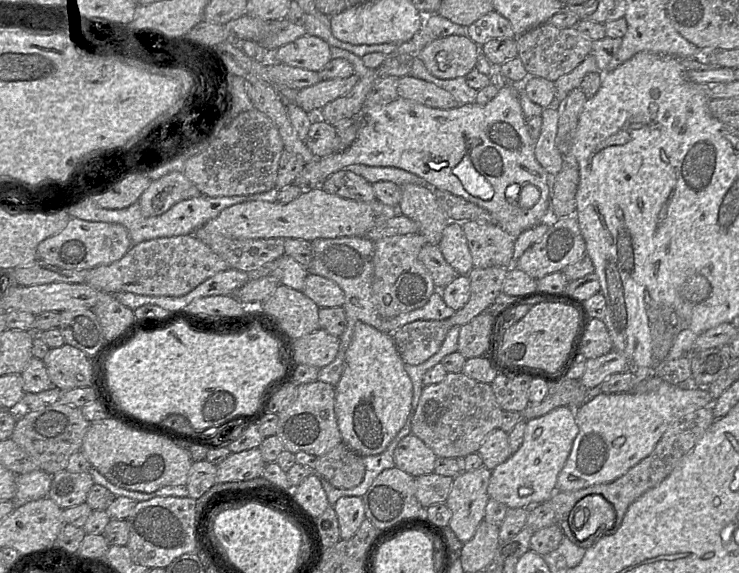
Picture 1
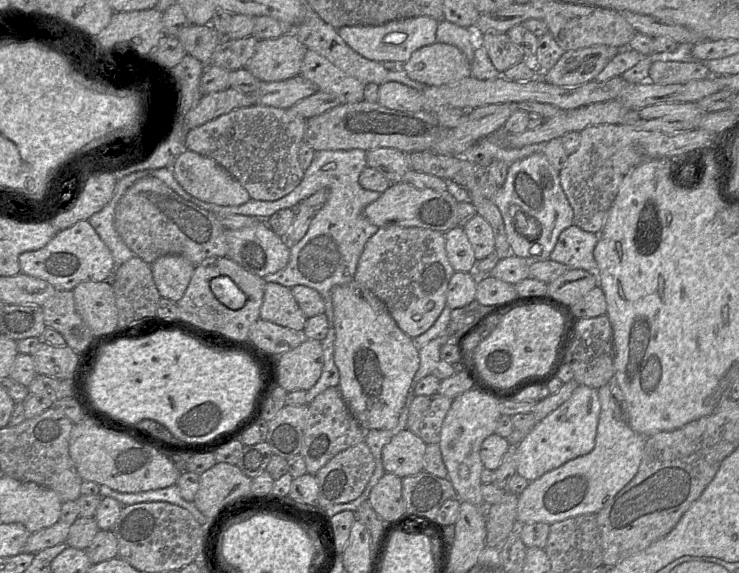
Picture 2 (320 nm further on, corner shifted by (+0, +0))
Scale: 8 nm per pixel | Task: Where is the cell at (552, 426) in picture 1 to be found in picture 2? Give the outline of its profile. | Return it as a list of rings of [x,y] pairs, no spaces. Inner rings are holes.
[[[579,385],[567,401],[537,422],[516,445],[517,474],[532,482],[566,462],[591,452],[595,446],[600,410],[598,390]]]

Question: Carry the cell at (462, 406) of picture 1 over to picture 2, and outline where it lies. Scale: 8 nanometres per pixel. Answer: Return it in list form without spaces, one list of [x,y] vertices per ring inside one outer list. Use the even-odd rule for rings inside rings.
[[[442,394],[415,396],[408,414],[407,429],[426,444],[439,444],[444,418],[453,399]]]

